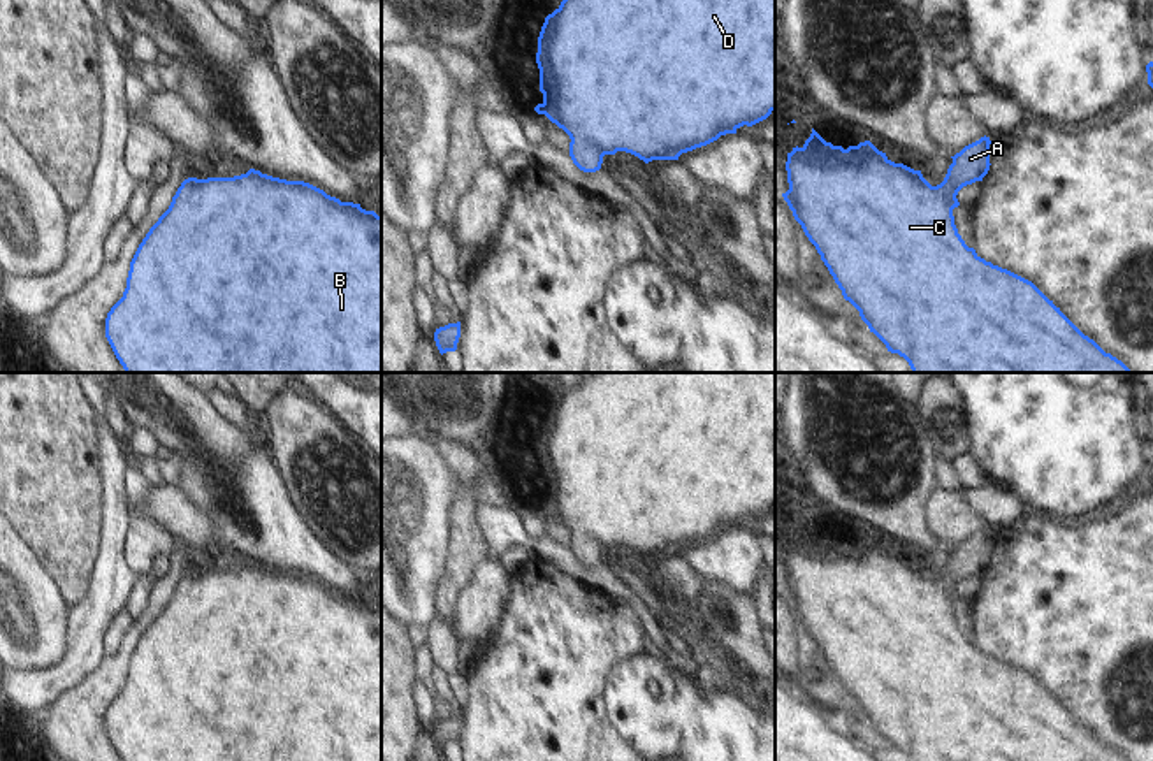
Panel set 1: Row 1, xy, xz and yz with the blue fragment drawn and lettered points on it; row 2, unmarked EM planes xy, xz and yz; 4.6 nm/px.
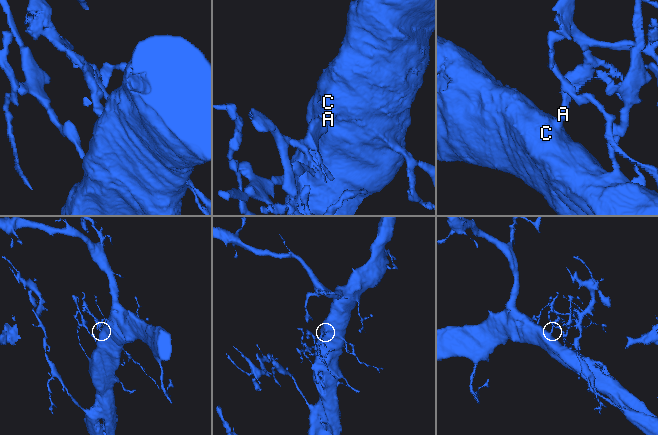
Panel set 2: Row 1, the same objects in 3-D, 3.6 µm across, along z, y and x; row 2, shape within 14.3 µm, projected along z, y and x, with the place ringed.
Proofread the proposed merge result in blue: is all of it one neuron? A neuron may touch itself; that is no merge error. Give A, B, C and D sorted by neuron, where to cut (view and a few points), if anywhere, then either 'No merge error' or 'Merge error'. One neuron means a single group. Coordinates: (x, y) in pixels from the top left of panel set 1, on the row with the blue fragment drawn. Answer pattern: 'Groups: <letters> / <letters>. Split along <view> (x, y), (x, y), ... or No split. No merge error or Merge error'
Groups: A B C D. No split. No merge error

